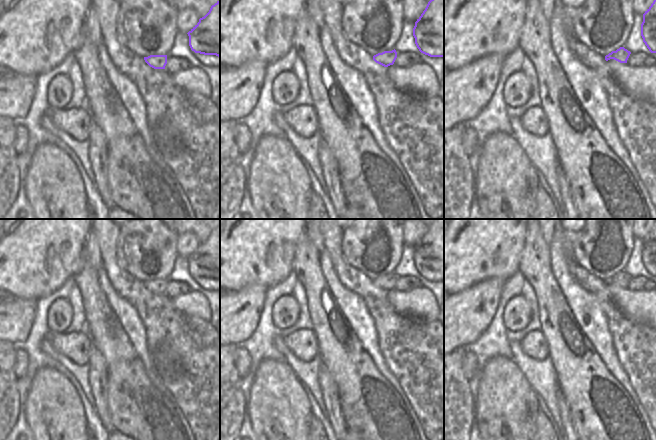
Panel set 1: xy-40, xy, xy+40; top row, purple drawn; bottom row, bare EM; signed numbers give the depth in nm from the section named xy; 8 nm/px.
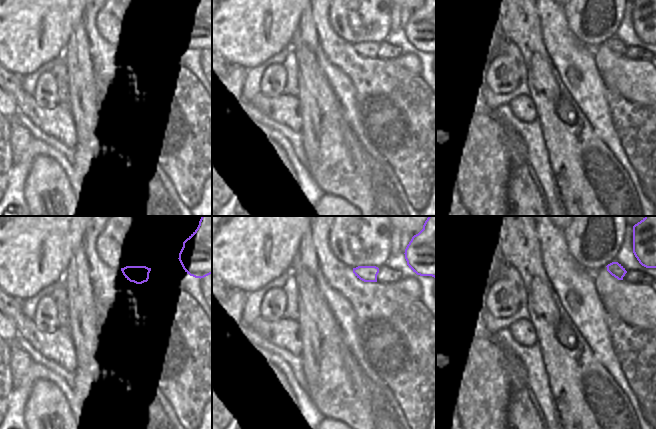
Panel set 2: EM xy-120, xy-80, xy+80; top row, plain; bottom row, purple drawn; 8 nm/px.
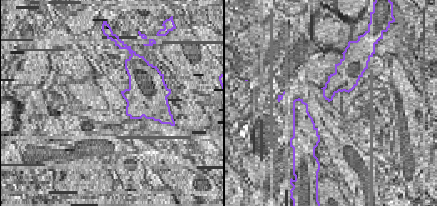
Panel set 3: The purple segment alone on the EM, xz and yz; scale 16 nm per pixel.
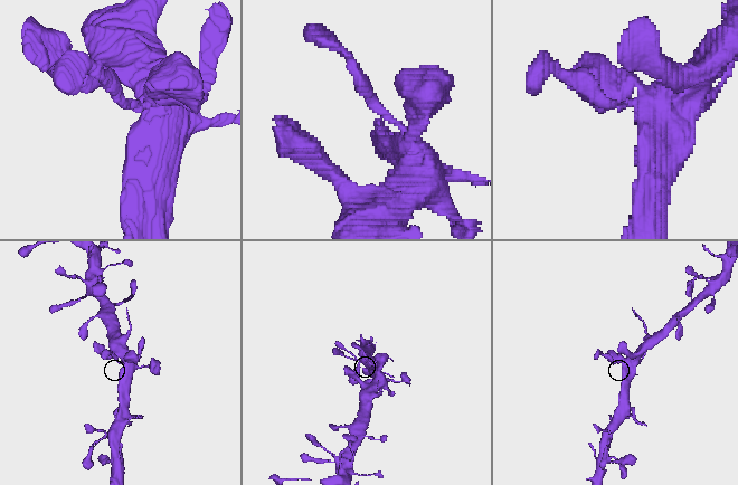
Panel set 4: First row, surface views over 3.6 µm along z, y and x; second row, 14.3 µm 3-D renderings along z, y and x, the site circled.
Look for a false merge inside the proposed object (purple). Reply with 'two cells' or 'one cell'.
one cell

